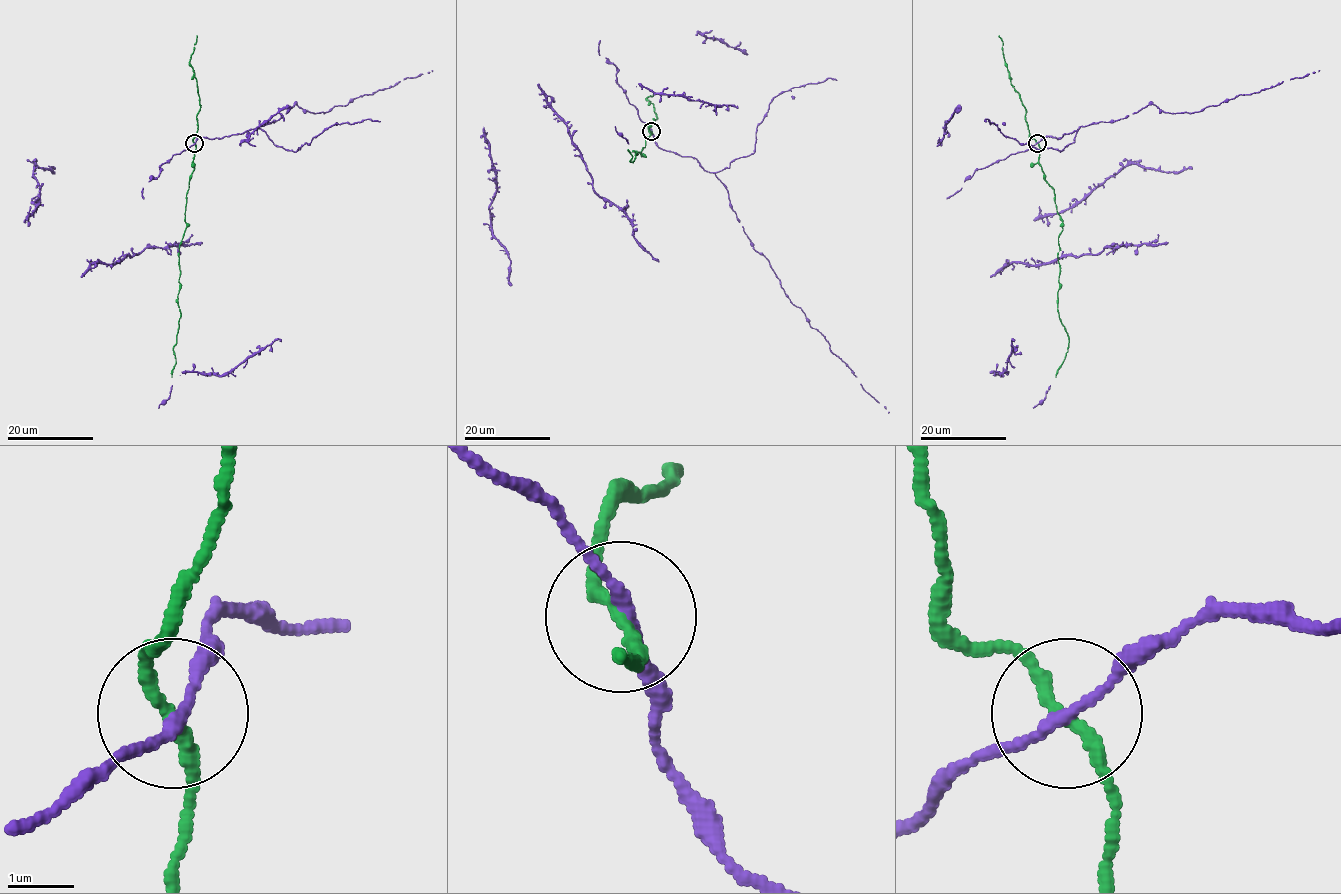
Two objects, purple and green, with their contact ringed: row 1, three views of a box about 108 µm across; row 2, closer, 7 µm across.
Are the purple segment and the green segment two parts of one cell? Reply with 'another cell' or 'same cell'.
same cell

